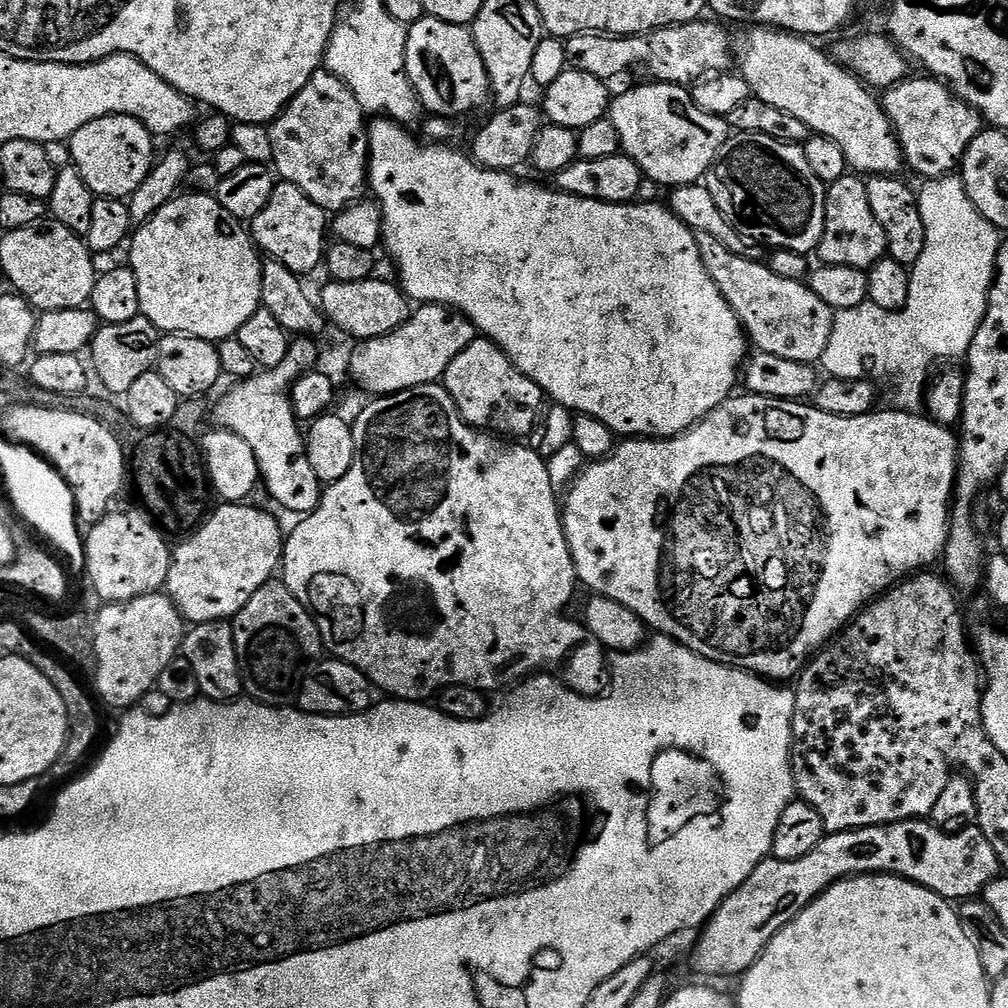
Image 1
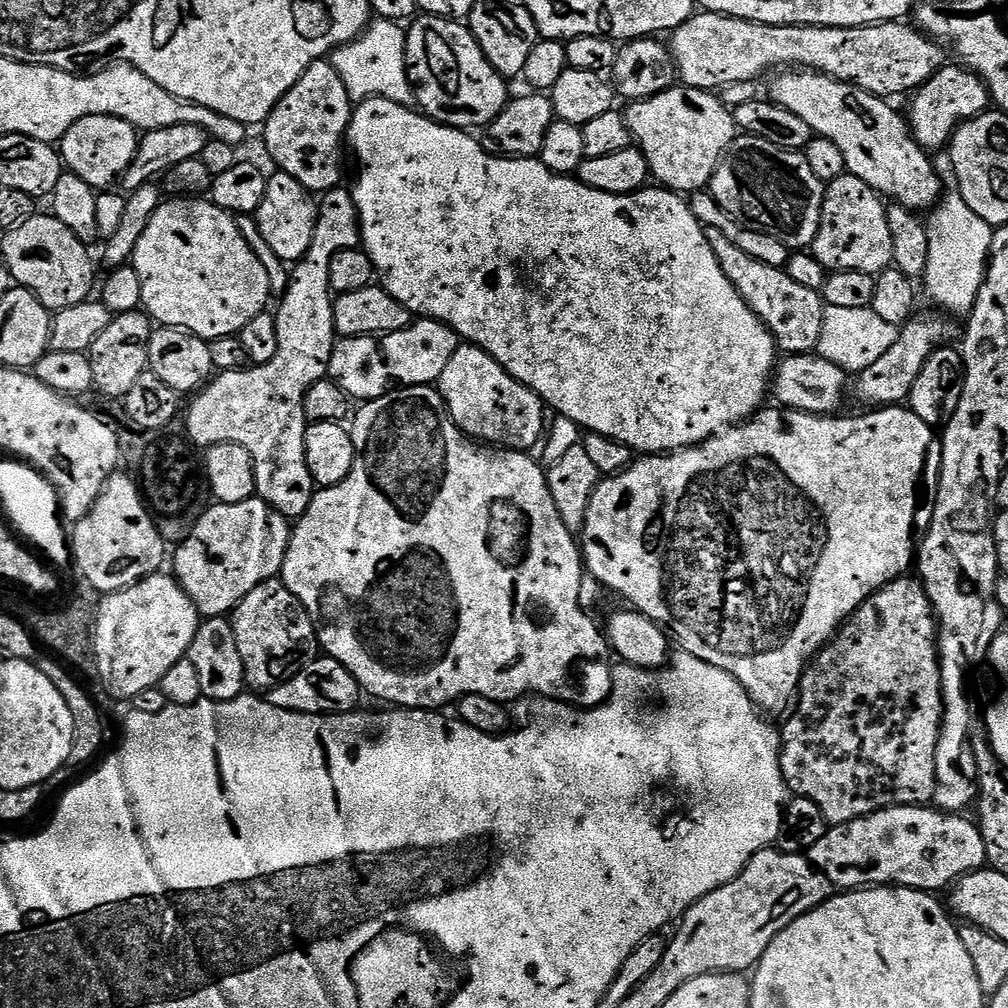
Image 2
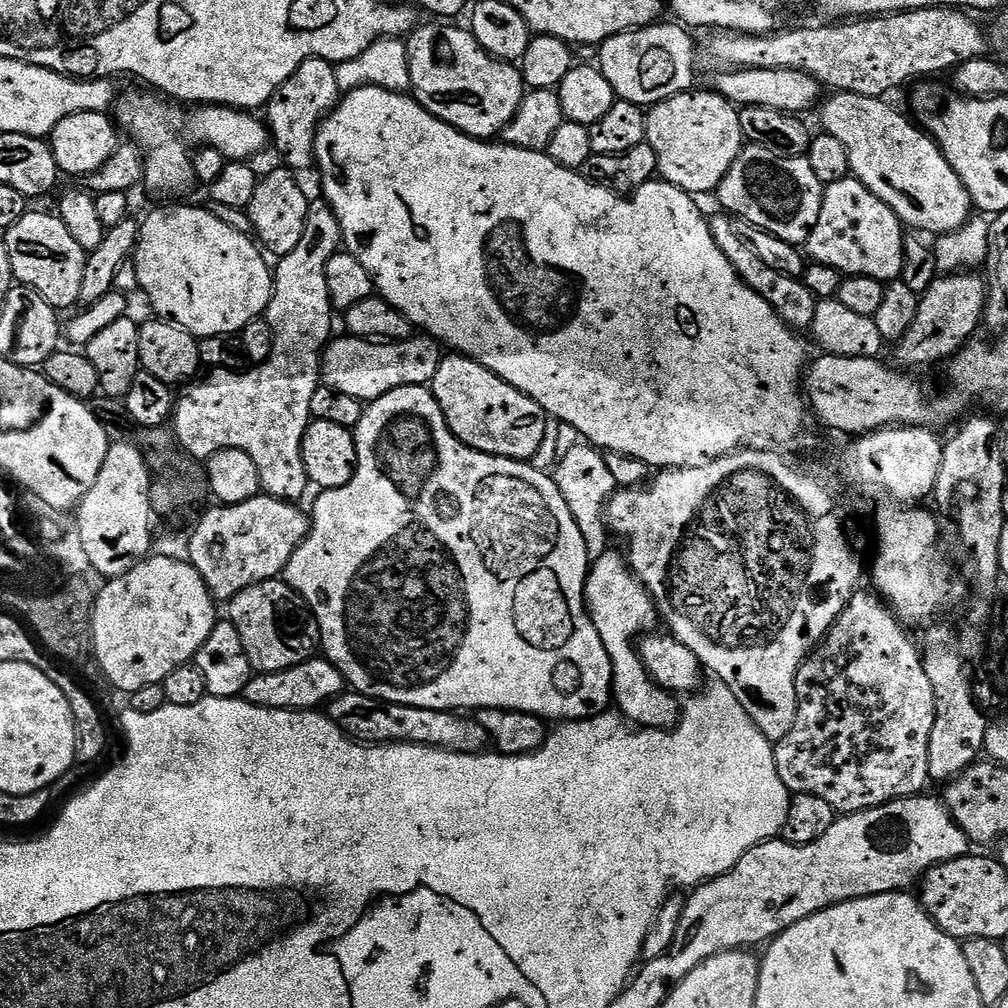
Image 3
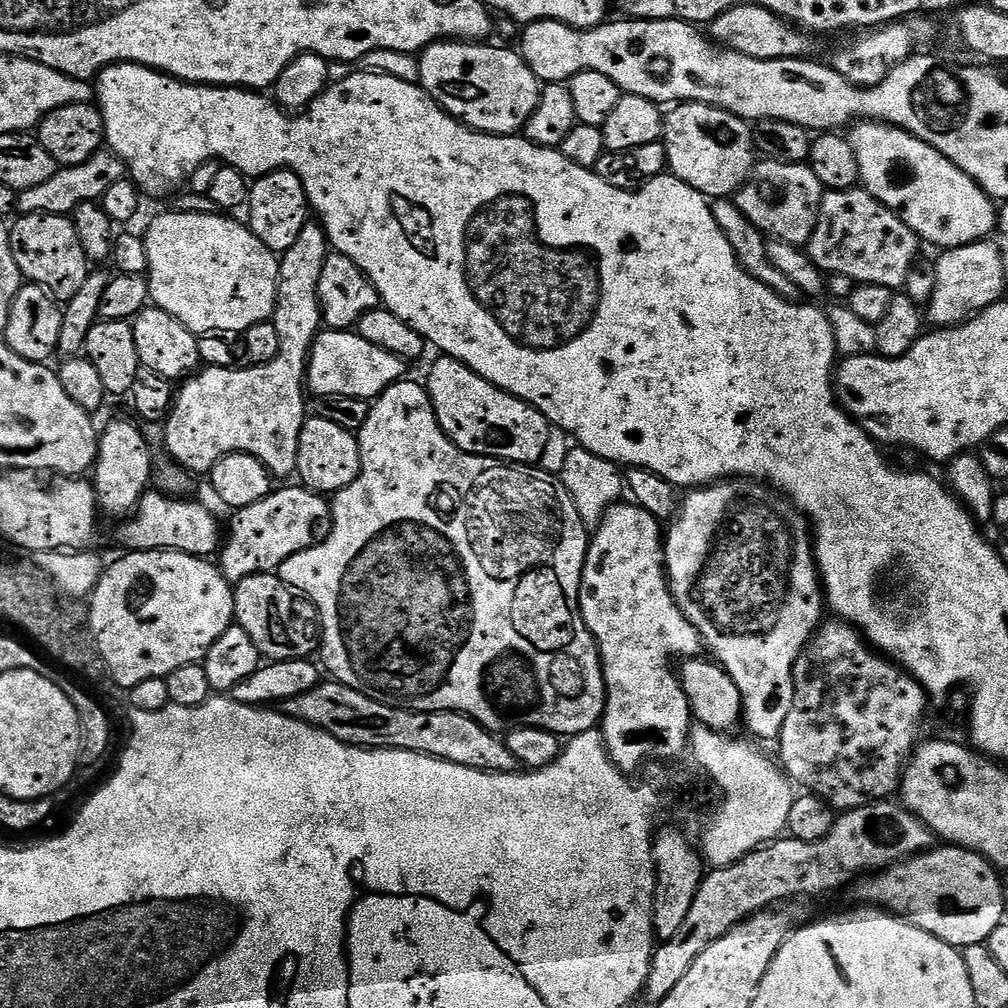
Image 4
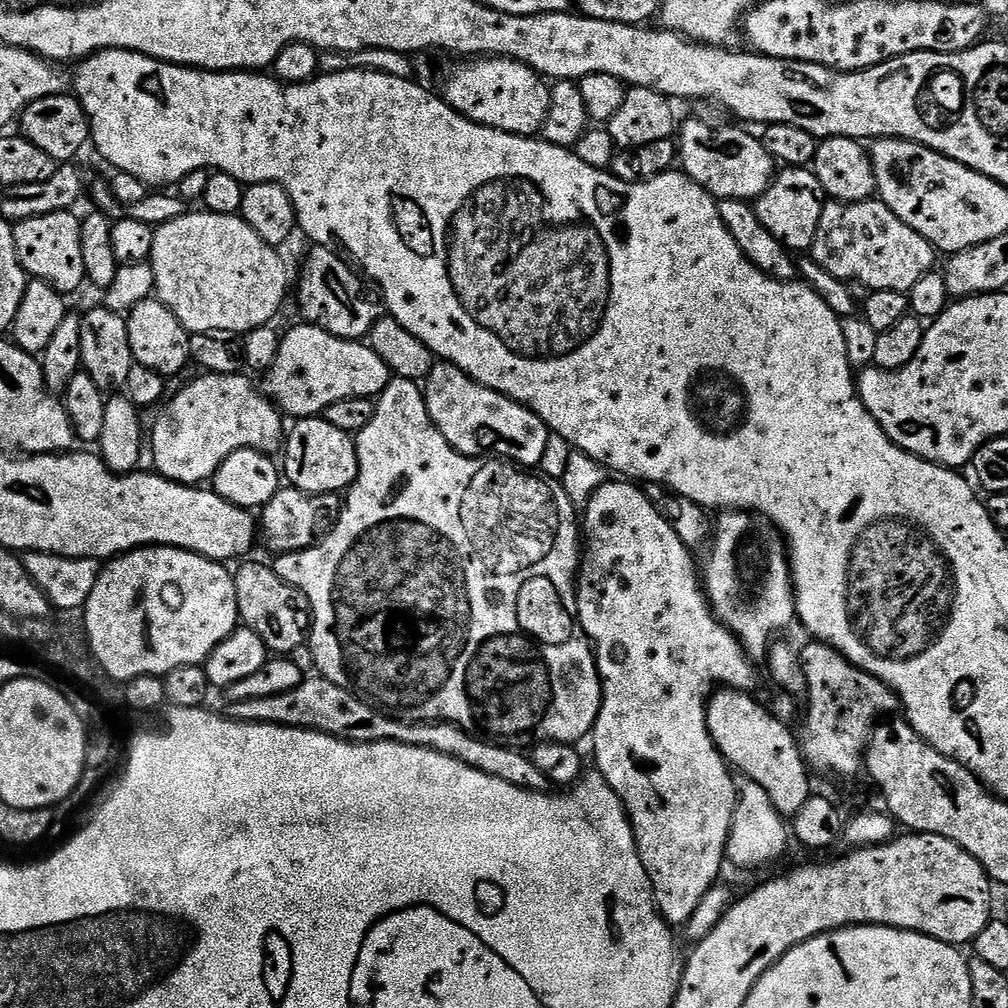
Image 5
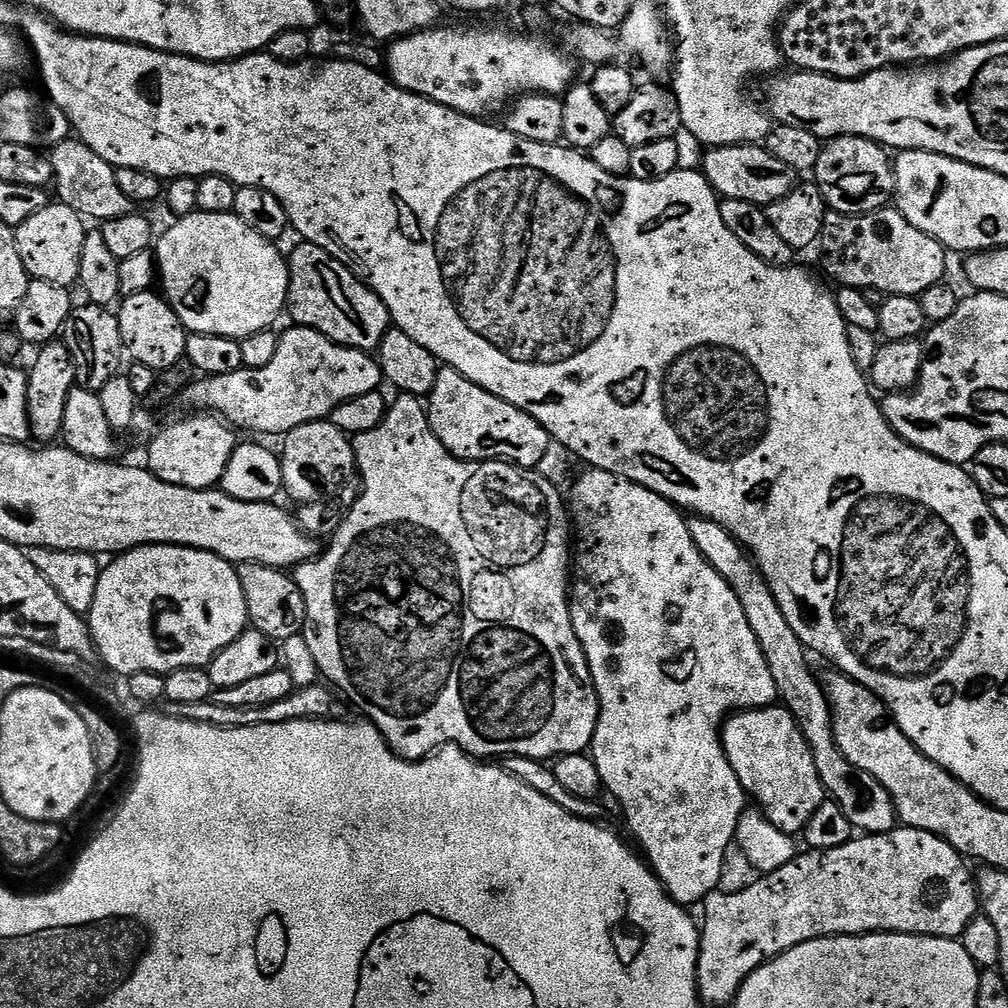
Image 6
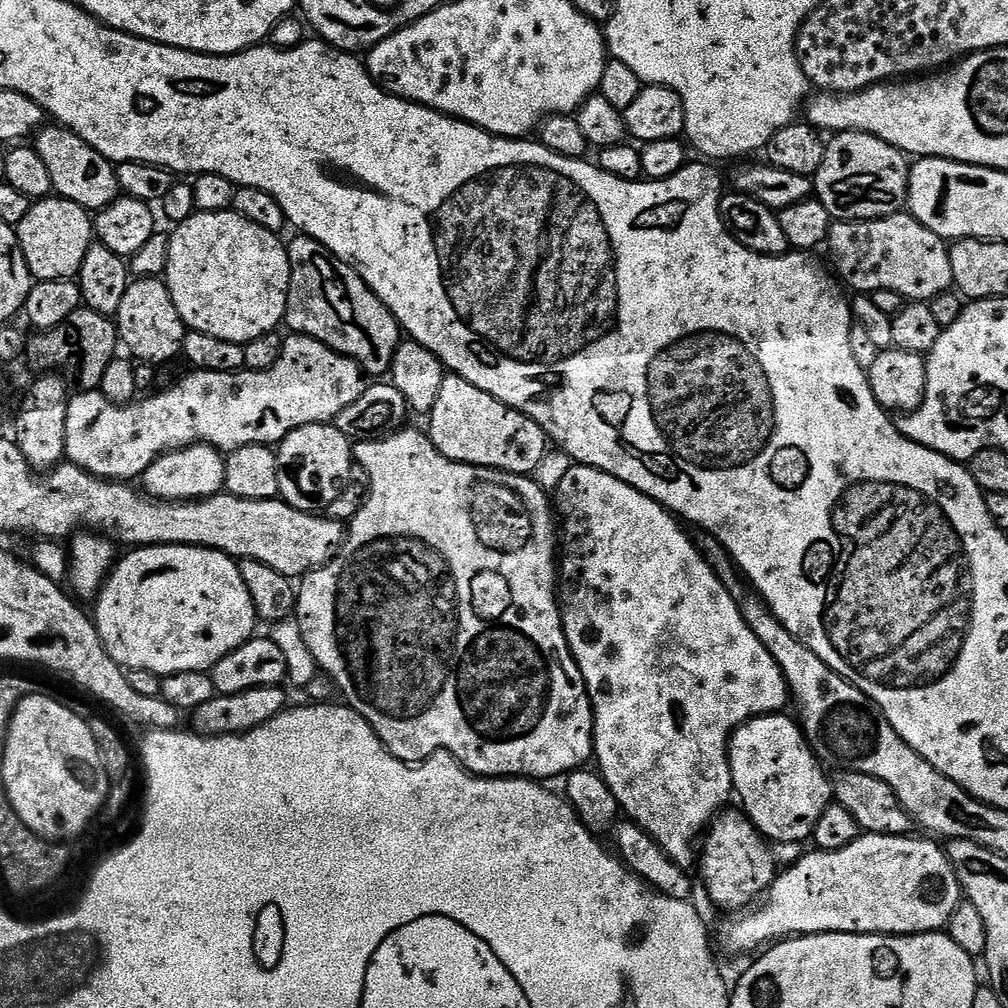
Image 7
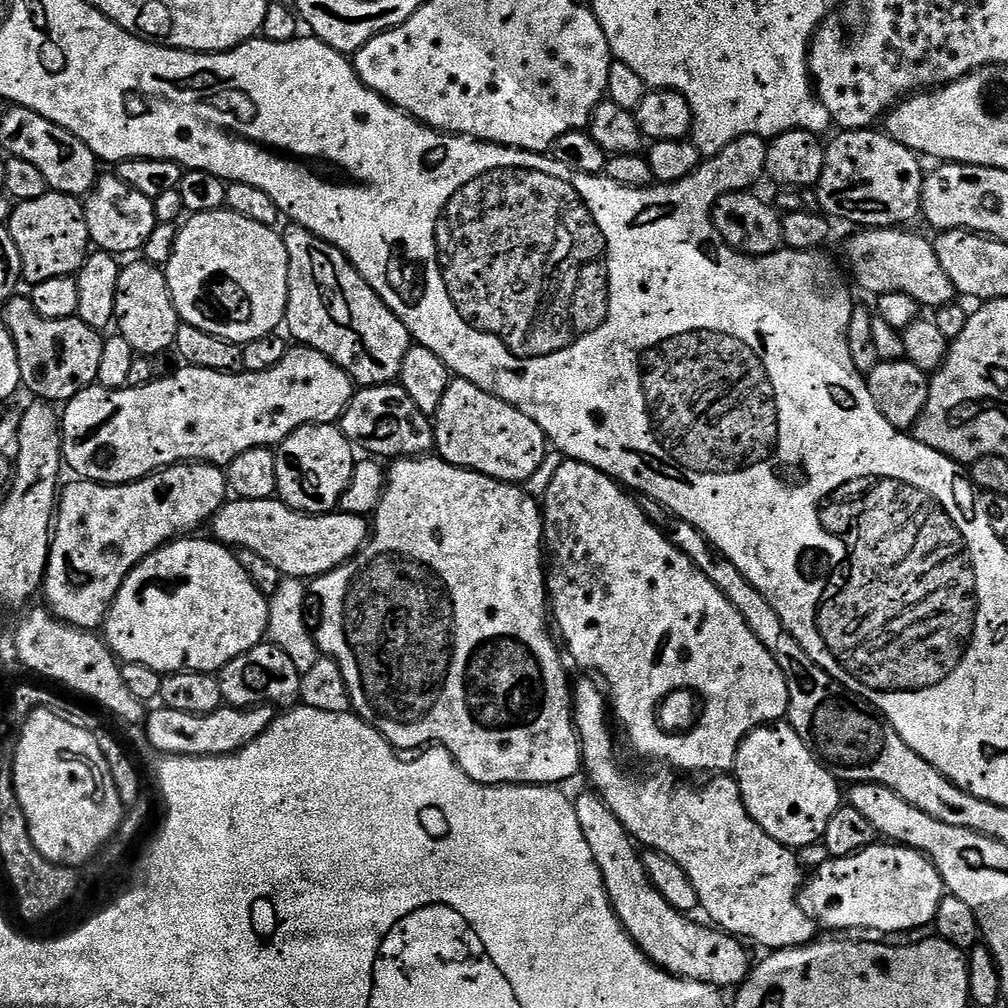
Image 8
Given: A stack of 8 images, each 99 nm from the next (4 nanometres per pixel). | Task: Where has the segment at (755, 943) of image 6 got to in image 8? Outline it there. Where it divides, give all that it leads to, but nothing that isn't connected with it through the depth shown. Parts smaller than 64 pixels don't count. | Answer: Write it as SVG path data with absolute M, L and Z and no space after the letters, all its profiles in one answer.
M877 842L852 856L837 856L825 861L813 876L811 873L806 884L807 907L823 927L825 924L828 928L865 928L868 932L912 932L927 924L928 927L935 925L938 906L946 889L938 870L924 853L902 844Z

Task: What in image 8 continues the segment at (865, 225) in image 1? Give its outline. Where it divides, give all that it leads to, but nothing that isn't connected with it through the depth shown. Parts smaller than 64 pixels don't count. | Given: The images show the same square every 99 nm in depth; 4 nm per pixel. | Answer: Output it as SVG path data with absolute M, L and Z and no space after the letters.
M897 226L895 228L874 228L871 230L857 231L857 233L858 233L857 236L852 236L848 240L848 268L849 269L847 268L847 271L850 273L850 276L851 276L850 271L852 271L853 278L856 279L857 282L860 283L861 286L864 287L866 291L872 292L871 294L875 294L876 296L881 296L882 294L890 294L891 292L897 292L898 294L910 294L910 298L914 298L915 300L917 300L919 302L919 304L922 305L925 309L929 308L929 310L935 310L937 308L944 308L944 307L946 307L946 305L953 303L953 301L955 301L957 299L958 293L957 293L956 287L954 286L954 282L950 282L950 278L946 274L946 270L942 270L942 262L938 262L938 254L936 253L935 243L933 243L933 241L931 239L927 240L926 237L919 236L919 234L916 232L908 232L908 231L912 231L912 230L905 230L903 227L900 227L900 226Z

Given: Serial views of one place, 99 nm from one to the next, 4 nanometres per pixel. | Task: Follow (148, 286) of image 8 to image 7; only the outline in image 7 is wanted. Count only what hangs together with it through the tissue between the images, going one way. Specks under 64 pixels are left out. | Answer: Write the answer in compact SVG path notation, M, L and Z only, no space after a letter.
M136 278L131 281L122 297L122 306L118 306L114 317L118 340L133 352L137 361L161 366L167 360L179 357L184 350L186 325L174 306L167 283L160 278Z

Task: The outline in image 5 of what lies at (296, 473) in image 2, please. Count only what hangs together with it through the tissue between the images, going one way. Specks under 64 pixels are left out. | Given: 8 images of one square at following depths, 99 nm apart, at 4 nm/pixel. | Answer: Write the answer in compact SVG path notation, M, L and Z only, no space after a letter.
M200 374L193 384L186 385L172 401L170 400L163 405L164 413L157 418L152 432L150 428L153 464L151 467L174 484L203 485L205 482L211 481L212 477L216 475L218 466L222 466L222 462L226 462L226 458L230 458L230 454L243 448L253 448L255 452L265 454L276 454L281 451L282 445L285 443L285 417L257 385L255 388L244 377L244 374L235 376Z

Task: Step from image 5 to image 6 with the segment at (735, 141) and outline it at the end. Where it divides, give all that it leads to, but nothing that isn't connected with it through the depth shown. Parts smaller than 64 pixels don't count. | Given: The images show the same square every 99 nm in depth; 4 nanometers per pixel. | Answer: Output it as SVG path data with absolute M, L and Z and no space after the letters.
M735 144L725 148L710 148L703 153L702 171L708 179L708 185L717 196L725 200L741 200L751 204L767 206L778 202L786 194L797 187L798 174L786 162L778 162L767 147L754 144Z

